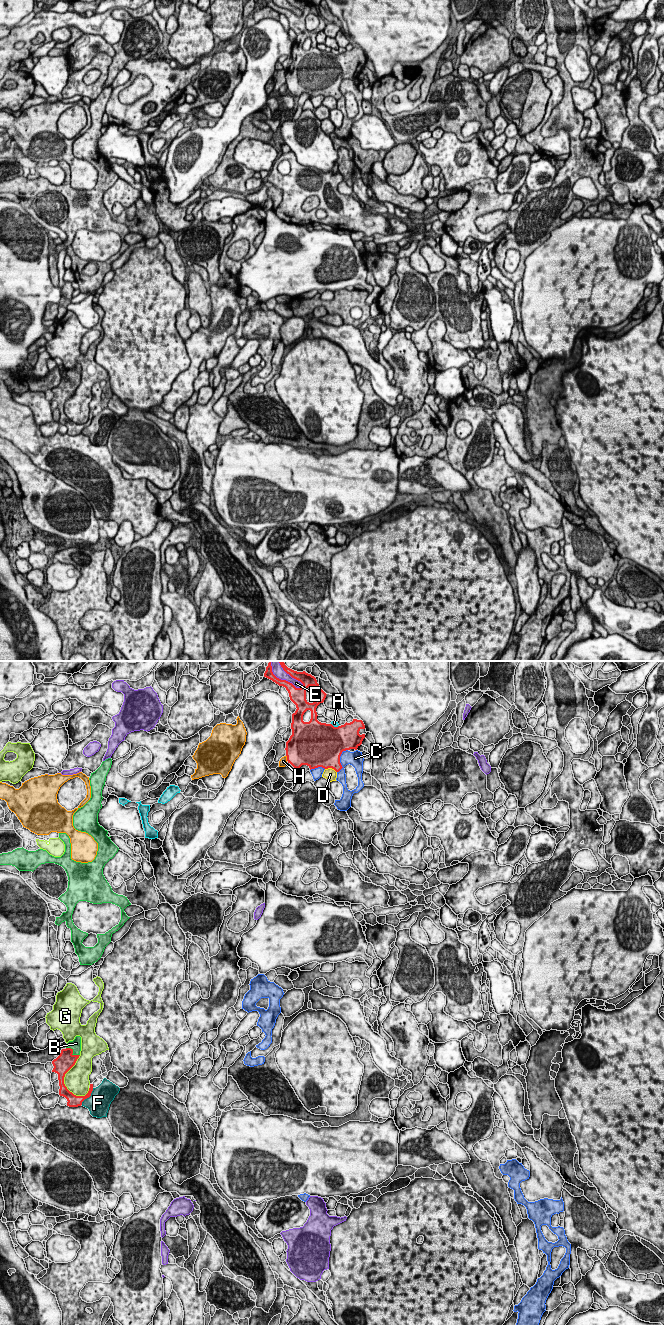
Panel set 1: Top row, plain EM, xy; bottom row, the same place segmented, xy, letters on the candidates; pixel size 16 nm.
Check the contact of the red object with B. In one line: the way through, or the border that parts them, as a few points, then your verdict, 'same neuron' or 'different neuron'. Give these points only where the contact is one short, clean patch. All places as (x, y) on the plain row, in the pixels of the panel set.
same neuron

